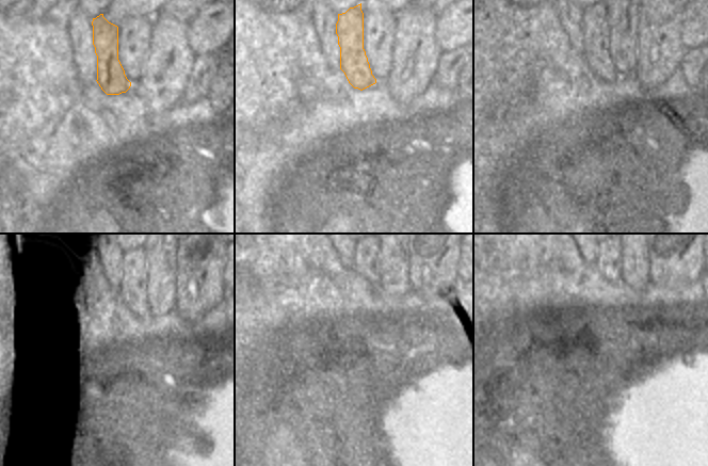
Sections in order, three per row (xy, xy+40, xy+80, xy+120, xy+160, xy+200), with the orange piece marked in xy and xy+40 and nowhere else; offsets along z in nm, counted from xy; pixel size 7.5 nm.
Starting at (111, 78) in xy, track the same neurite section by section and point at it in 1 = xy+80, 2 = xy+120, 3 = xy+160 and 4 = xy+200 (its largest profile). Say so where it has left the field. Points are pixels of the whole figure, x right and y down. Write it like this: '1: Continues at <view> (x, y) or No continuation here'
1: Continues at xy+80 (595, 50)
2: Continues at xy+120 (128, 277)
3: Continues at xy+160 (367, 262)
4: Continues at xy+200 (607, 260).

